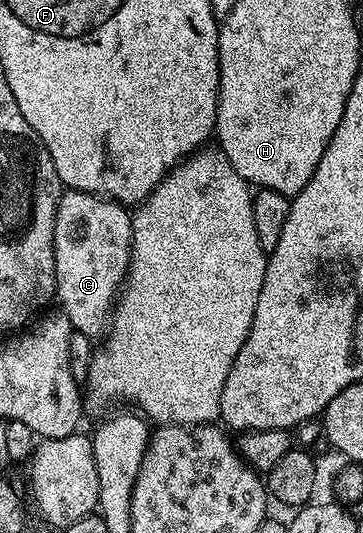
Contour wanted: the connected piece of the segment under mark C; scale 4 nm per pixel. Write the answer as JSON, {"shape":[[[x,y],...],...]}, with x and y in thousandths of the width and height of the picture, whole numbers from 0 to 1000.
{"shape":[[[215,355],[171,360],[152,396],[146,428],[146,477],[152,478],[154,563],[168,563],[165,585],[185,591],[204,619],[259,636],[292,623],[317,567],[355,518],[355,488],[366,469],[366,411],[358,394],[322,377],[231,362]]]}

